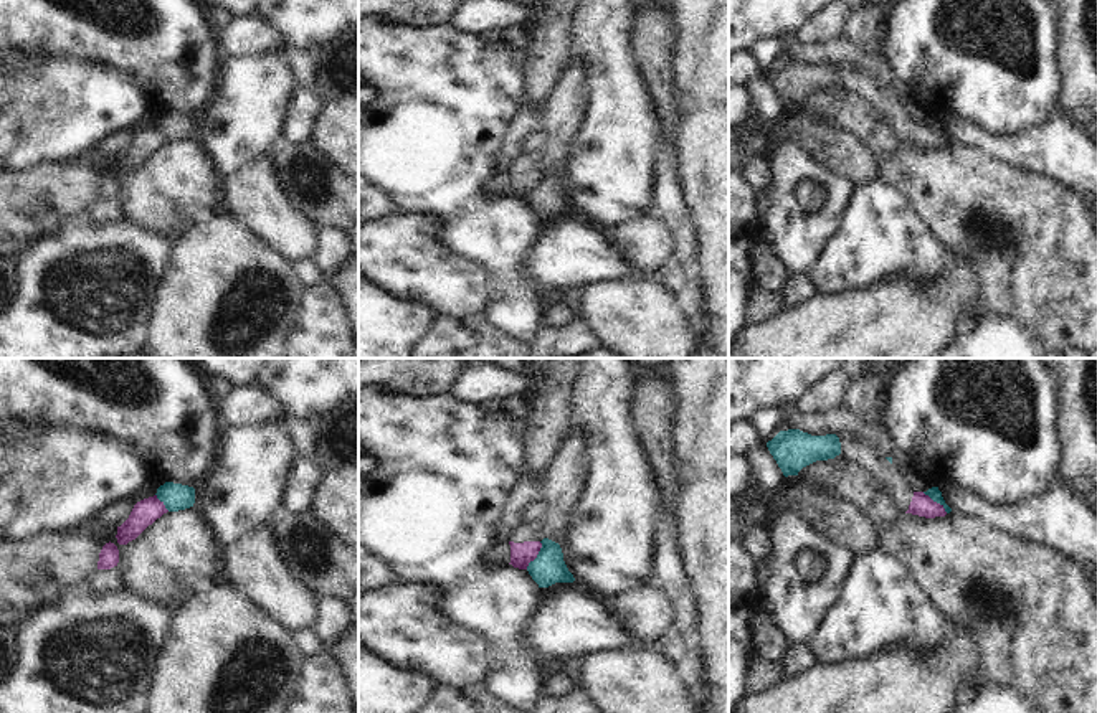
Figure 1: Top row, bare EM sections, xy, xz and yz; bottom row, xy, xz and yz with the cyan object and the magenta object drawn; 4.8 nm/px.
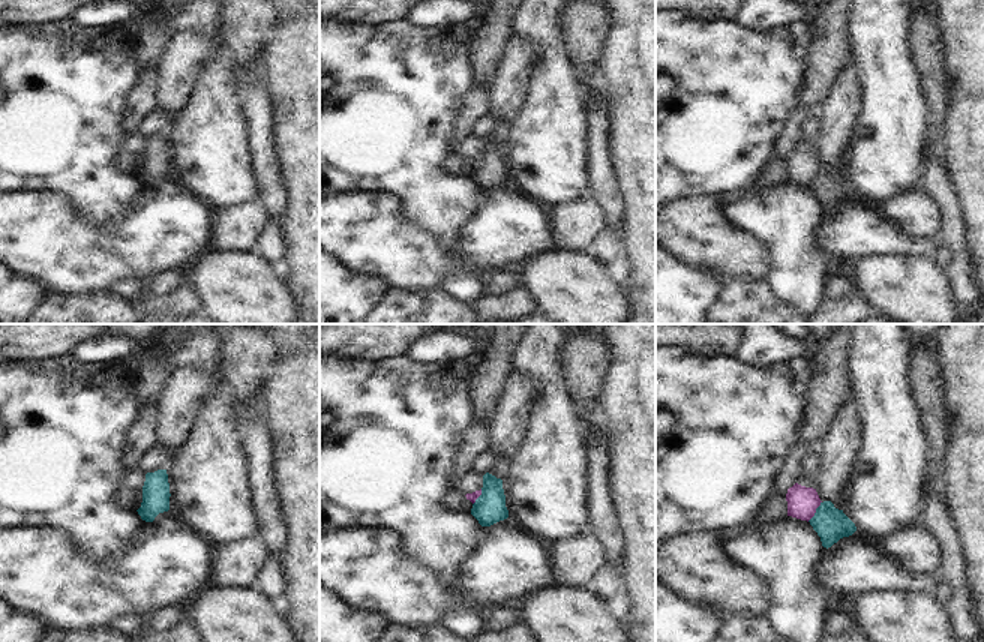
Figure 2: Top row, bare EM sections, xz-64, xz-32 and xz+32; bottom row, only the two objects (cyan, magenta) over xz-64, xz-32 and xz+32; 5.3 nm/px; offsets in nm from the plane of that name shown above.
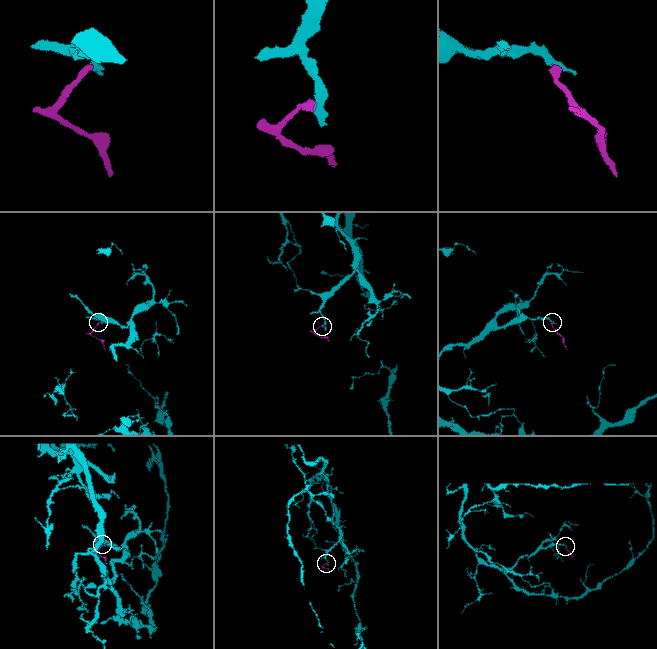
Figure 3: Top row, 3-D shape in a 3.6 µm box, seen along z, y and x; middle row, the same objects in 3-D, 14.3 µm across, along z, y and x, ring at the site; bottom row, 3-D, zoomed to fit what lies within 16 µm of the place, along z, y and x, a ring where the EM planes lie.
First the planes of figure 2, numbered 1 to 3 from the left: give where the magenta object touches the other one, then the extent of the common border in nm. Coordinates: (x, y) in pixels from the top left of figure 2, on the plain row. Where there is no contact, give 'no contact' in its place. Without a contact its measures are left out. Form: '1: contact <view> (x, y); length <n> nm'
1: no contact
2: contact xz-32 (479, 161); length 100 nm
3: contact xz+32 (816, 176); length 130 nm

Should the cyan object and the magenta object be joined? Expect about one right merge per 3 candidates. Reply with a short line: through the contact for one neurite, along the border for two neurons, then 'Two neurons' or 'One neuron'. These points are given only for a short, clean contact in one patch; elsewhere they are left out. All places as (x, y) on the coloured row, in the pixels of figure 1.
Line: xz (541, 542), (539, 553), (526, 568). Two neurons.

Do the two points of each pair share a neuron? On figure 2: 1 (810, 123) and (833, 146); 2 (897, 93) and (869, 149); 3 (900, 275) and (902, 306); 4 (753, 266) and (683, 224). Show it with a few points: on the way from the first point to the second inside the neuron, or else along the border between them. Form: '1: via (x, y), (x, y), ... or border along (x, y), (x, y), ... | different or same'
1: border along (818, 111), (819, 134), (813, 141) | different
2: via (893, 107), (893, 123), (882, 135) | same
3: via (900, 282), (902, 299) | same
4: via (735, 254), (701, 237) | same

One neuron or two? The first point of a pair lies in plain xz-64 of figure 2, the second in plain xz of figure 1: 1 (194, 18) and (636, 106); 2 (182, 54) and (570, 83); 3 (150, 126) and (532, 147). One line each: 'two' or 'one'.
1: one
2: one
3: one

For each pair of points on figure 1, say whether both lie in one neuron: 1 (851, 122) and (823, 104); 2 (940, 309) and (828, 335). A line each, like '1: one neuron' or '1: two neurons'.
1: one neuron
2: one neuron

